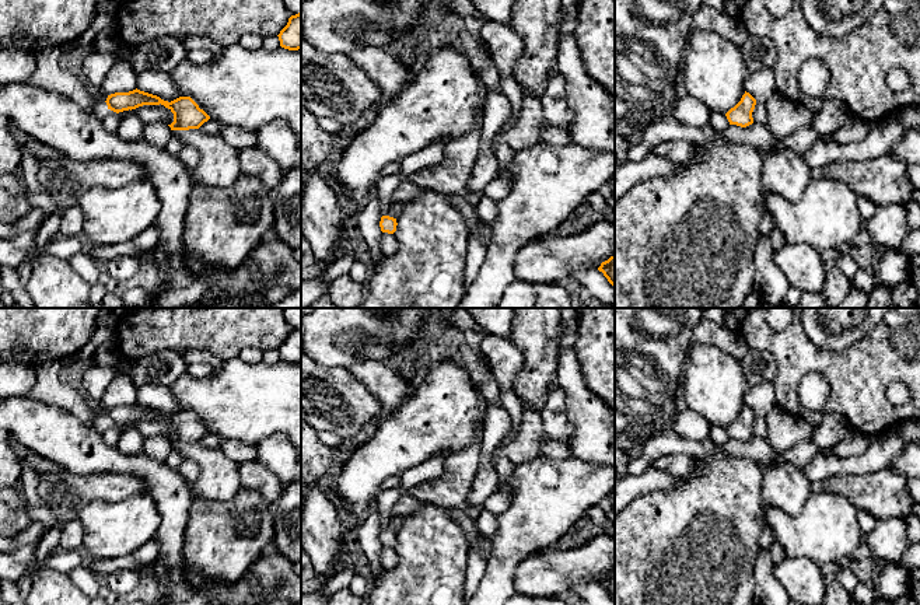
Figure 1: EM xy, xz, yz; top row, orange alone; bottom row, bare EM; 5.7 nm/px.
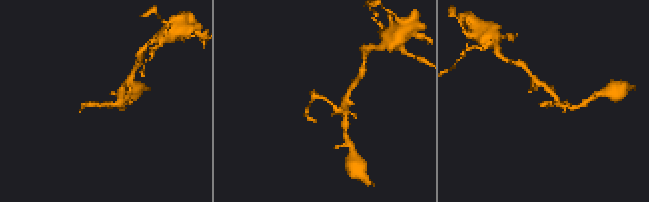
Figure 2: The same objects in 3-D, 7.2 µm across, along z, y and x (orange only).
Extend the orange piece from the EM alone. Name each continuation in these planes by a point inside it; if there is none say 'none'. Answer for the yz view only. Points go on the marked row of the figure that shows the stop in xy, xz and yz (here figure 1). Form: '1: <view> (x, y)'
none

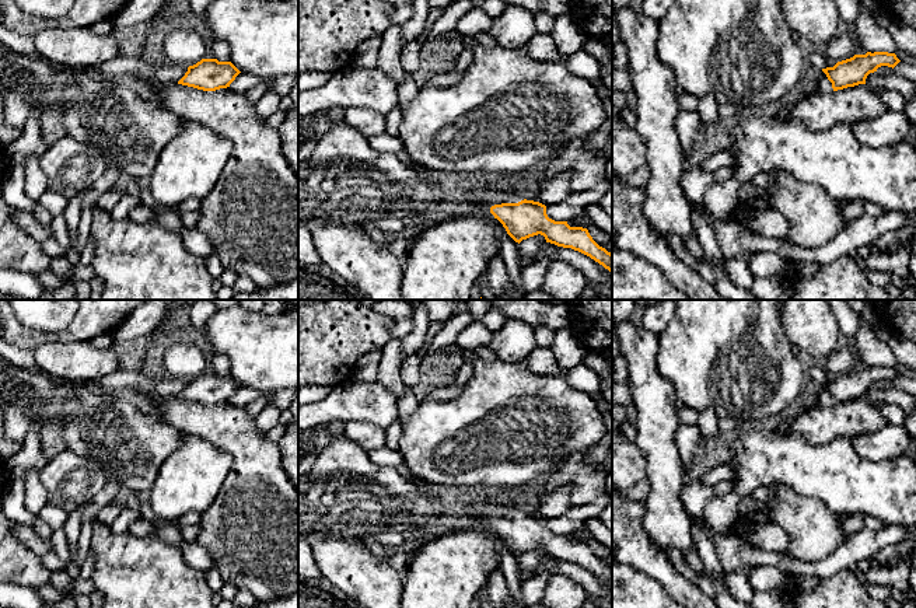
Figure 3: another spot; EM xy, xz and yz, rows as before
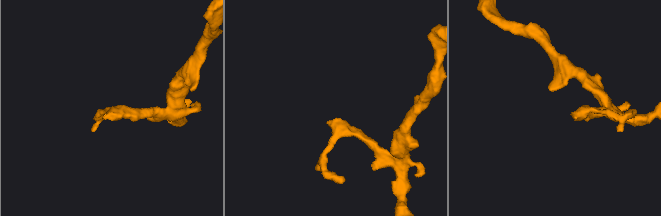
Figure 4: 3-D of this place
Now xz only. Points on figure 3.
1: xz (485, 196)

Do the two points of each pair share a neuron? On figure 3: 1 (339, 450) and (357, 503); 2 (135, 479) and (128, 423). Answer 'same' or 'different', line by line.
1: same
2: same

